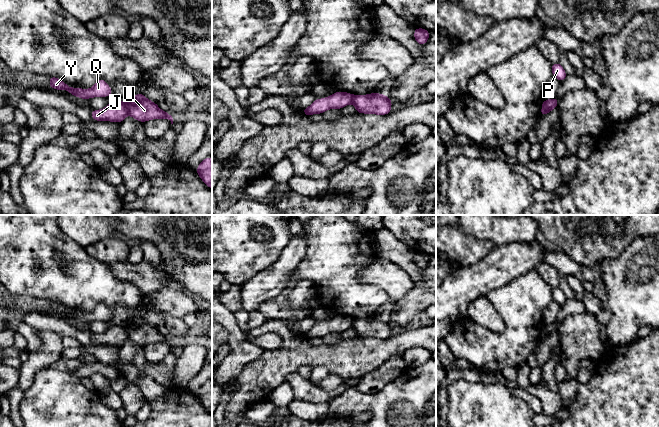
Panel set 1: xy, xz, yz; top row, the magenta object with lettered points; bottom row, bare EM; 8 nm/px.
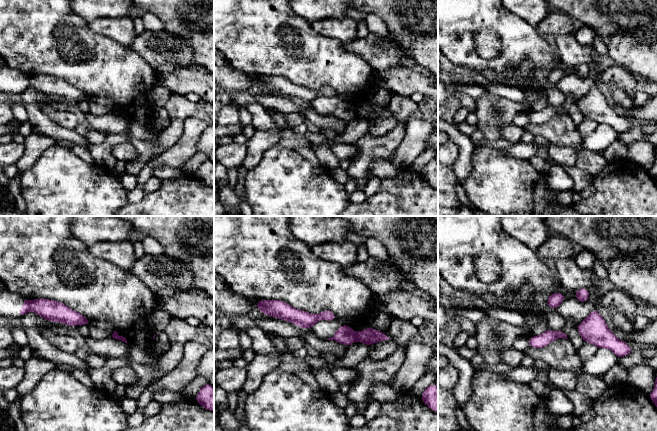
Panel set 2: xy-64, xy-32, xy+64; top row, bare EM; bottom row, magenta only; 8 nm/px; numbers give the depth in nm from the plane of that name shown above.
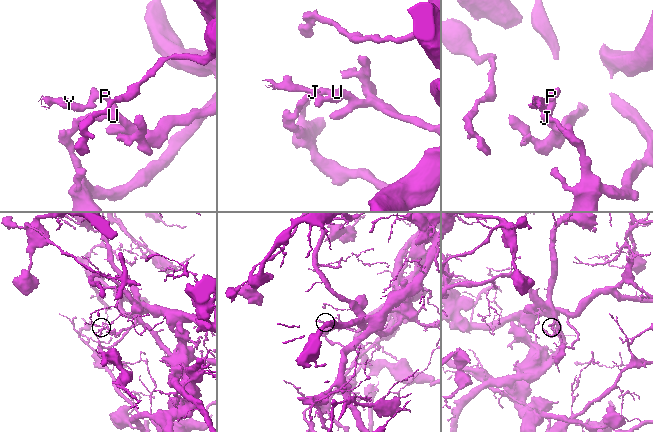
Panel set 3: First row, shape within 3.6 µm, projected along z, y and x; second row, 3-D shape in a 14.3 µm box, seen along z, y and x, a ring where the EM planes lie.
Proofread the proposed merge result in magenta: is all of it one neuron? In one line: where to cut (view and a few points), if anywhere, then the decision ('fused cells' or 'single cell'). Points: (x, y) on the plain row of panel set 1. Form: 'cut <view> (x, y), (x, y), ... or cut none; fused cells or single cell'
cut xy (125, 326), (129, 338); fused cells

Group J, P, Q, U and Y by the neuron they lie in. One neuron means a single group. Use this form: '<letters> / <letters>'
J / P Q U Y

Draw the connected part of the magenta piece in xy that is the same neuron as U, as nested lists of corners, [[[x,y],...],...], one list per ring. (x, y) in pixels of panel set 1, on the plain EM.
[[[141,316],[133,320],[126,326],[129,339],[139,346],[145,346],[152,343],[168,343],[173,348],[172,340],[162,335],[158,329],[147,323]]]

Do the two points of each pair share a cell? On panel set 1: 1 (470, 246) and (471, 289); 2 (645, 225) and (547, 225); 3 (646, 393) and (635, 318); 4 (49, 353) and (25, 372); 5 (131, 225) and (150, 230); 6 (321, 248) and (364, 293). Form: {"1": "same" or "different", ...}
{"1": "different", "2": "same", "3": "different", "4": "same", "5": "same", "6": "same"}

